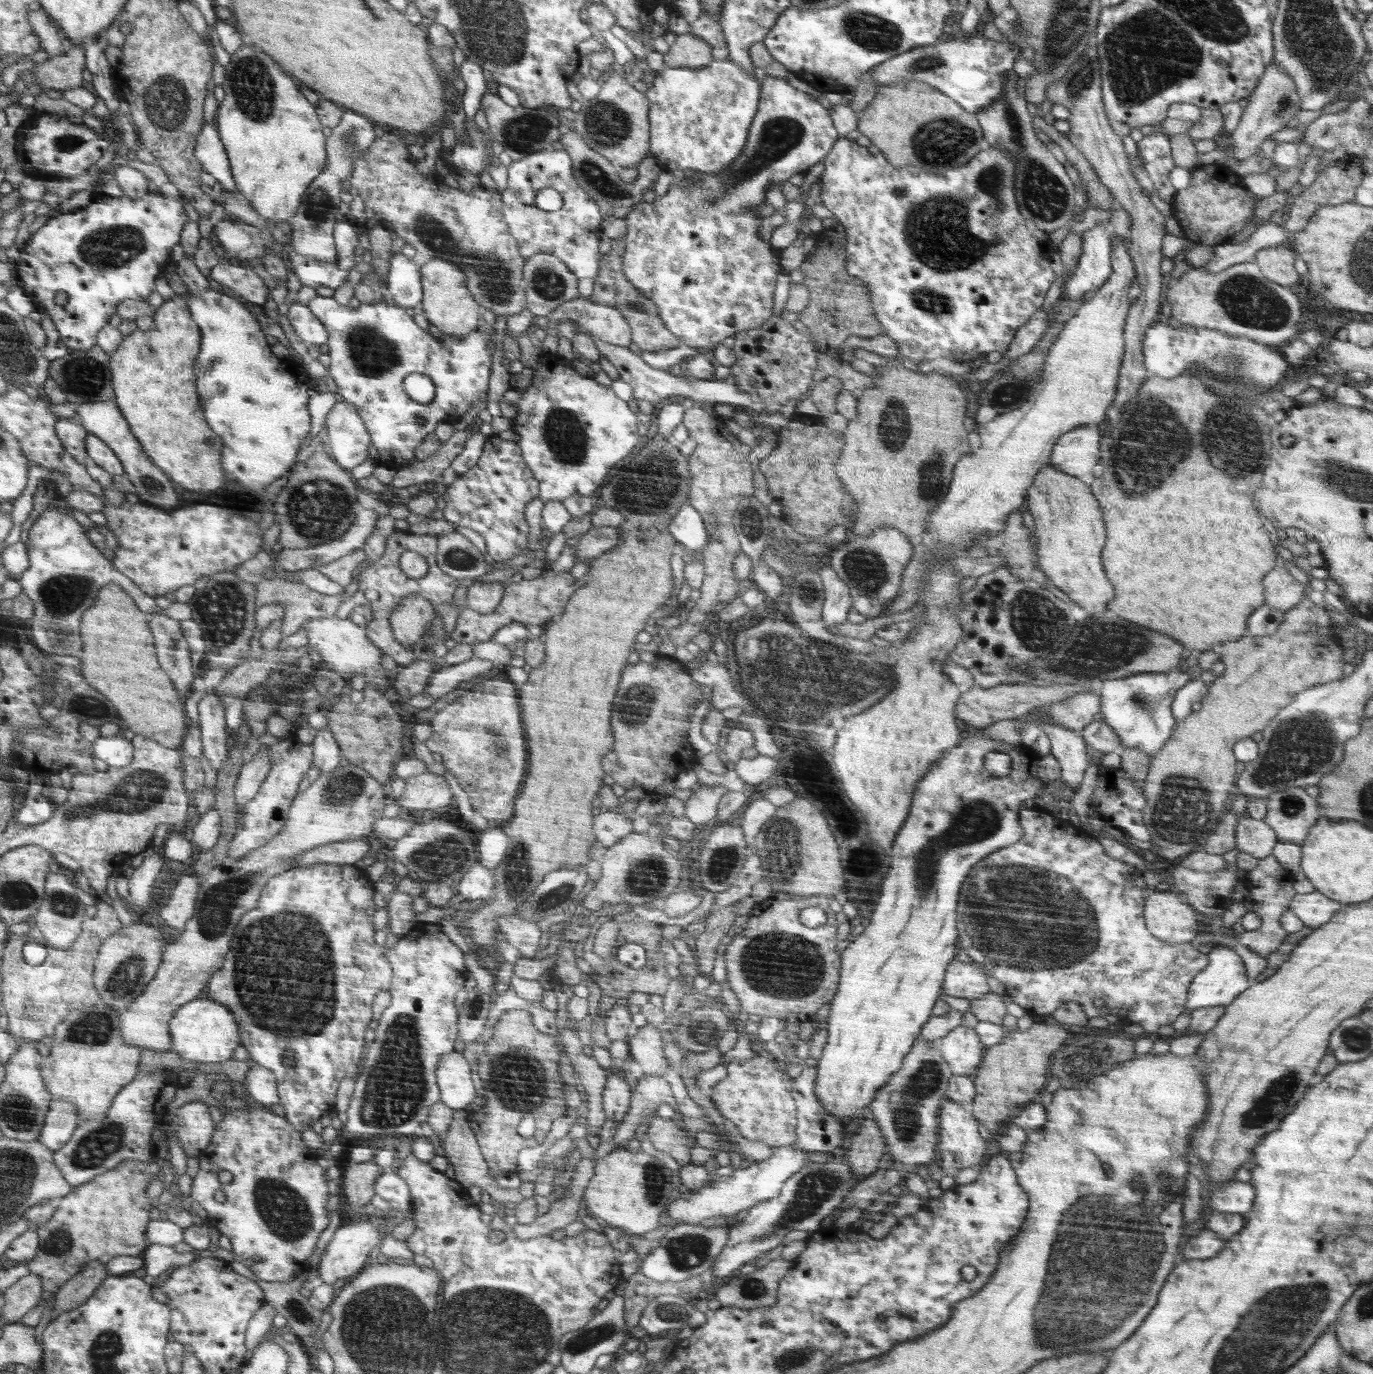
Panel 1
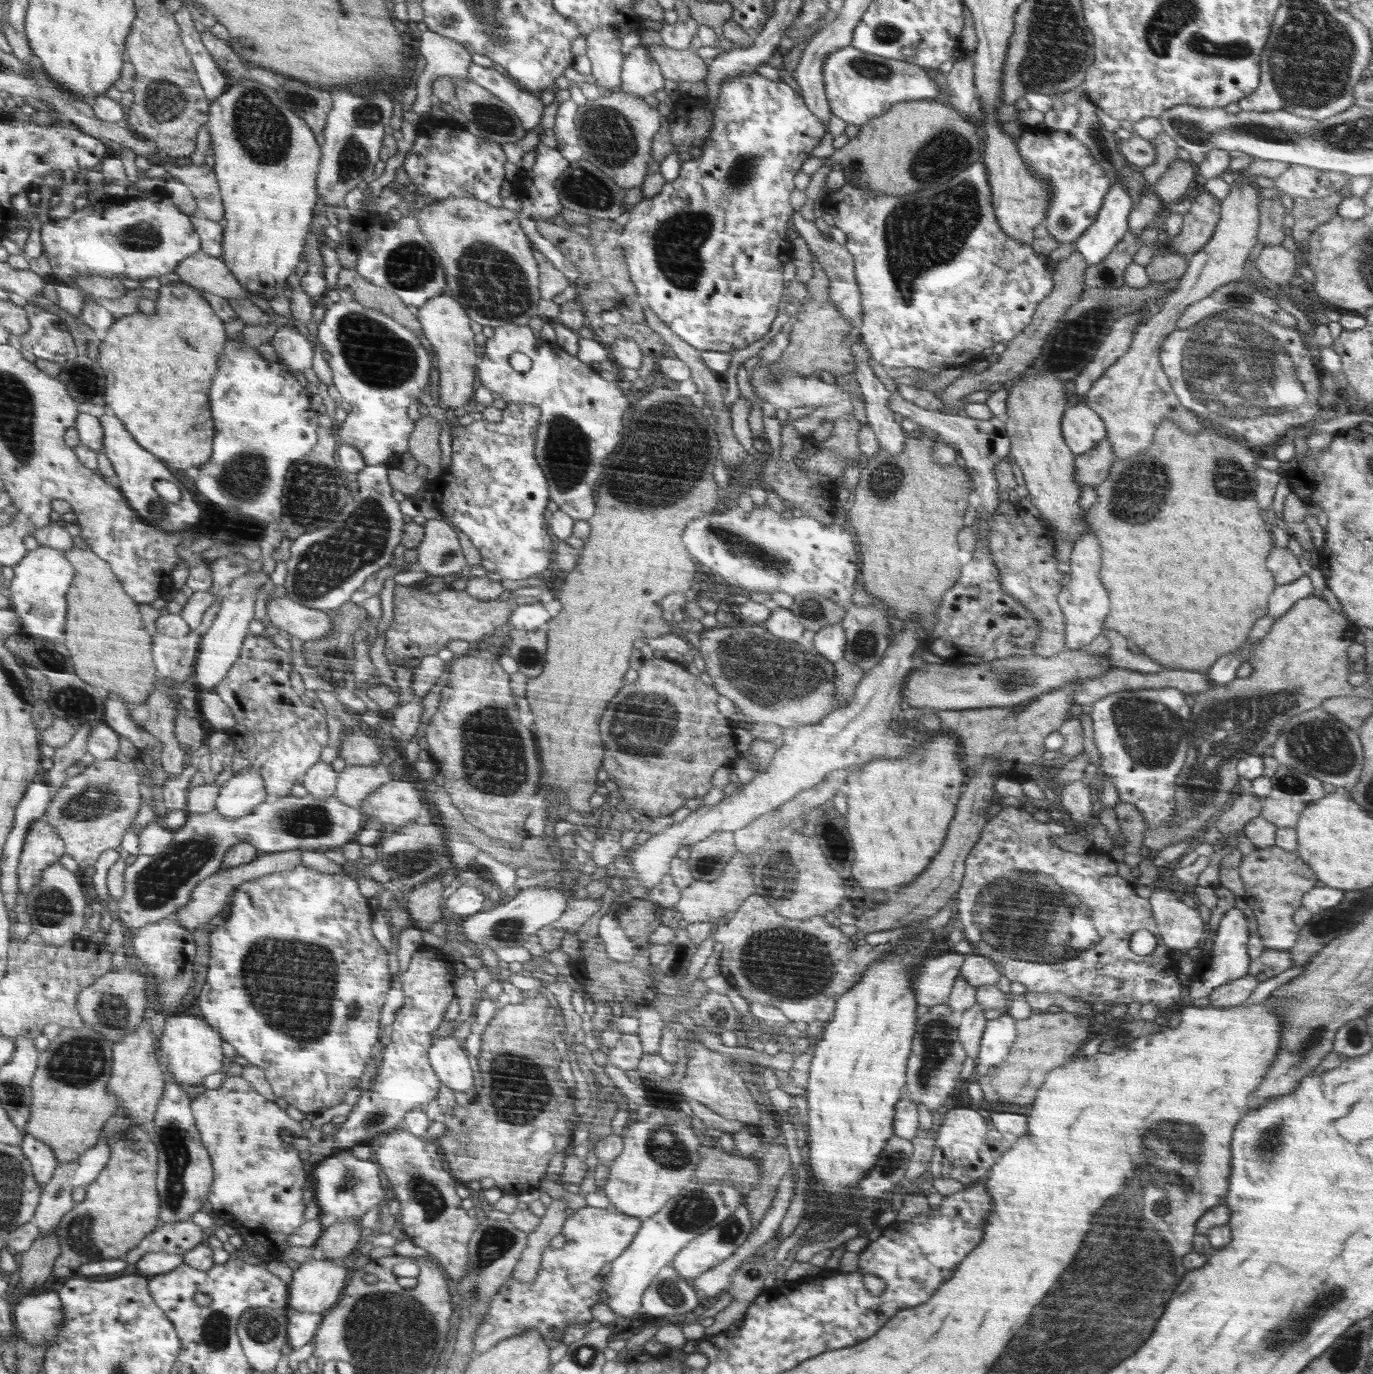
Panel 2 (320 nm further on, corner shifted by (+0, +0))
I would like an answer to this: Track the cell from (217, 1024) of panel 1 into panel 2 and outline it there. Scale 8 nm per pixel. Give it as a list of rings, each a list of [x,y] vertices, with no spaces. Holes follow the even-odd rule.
[[[182,1014],[176,1018],[168,1016],[167,1026],[160,1041],[159,1057],[168,1072],[176,1077],[180,1084],[200,1085],[204,1076],[218,1073],[222,1068],[222,1036],[214,1026],[206,1024],[202,1017]]]

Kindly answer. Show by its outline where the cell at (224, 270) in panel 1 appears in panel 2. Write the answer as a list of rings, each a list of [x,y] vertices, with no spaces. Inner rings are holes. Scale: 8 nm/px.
[[[201,250],[182,261],[175,270],[182,282],[198,291],[216,294],[226,299],[248,297],[249,292],[230,272],[228,265],[220,257],[208,256]]]

